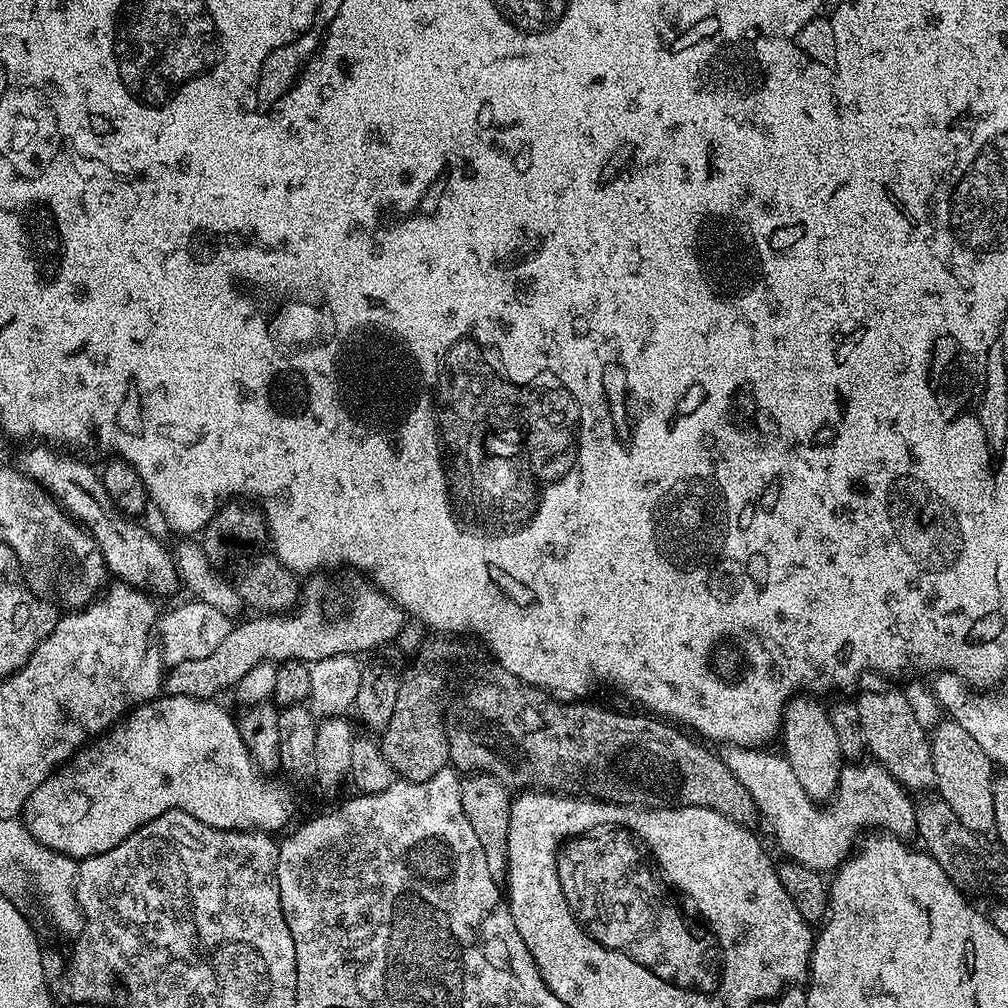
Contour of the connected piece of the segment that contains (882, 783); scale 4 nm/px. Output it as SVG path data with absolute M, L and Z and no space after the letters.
M732 746L725 751L728 753L723 753L722 758L738 782L746 786L756 804L759 819L764 819L765 826L772 831L777 846L785 852L783 855L787 859L818 873L828 874L851 857L865 830L890 832L901 838L911 837L915 833L916 804L911 800L913 797L883 765L877 762L845 763L840 769L836 793L821 806L810 799L806 790L802 790L787 758L779 751L768 751L772 750L764 746Z

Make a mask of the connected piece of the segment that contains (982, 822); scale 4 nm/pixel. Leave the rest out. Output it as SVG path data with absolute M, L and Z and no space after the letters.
M944 718L936 729L932 728L930 739L936 775L934 788L935 791L940 791L937 792L939 799L944 800L946 806L954 810L954 814L958 814L962 826L966 826L971 832L991 833L996 826L992 793L994 765L986 750L982 750L982 746L978 746L978 742L974 742L974 738L966 734L966 730L962 730L962 726L958 726L951 718Z

